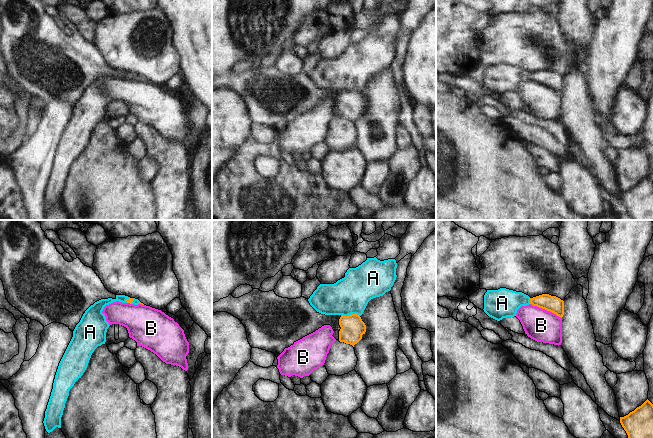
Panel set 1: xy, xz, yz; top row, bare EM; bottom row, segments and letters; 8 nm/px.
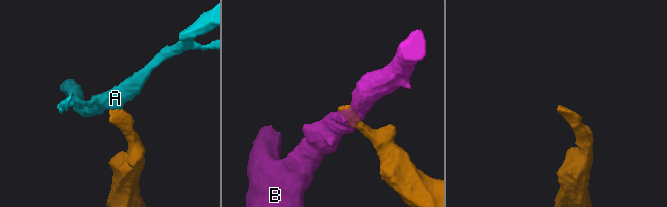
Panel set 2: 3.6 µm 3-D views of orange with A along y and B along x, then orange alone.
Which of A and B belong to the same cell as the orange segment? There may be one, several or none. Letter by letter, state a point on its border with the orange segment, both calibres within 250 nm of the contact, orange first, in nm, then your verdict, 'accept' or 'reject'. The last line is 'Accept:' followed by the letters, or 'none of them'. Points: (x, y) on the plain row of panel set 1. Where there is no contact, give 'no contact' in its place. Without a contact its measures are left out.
A: meets orange in xz at (351, 90); 190 nm thick on the orange side, 300 nm on the other; reject
B: meets orange in yz at (546, 85); 130 nm thick on the orange side, 260 nm on the other; reject
Accept: none of them

